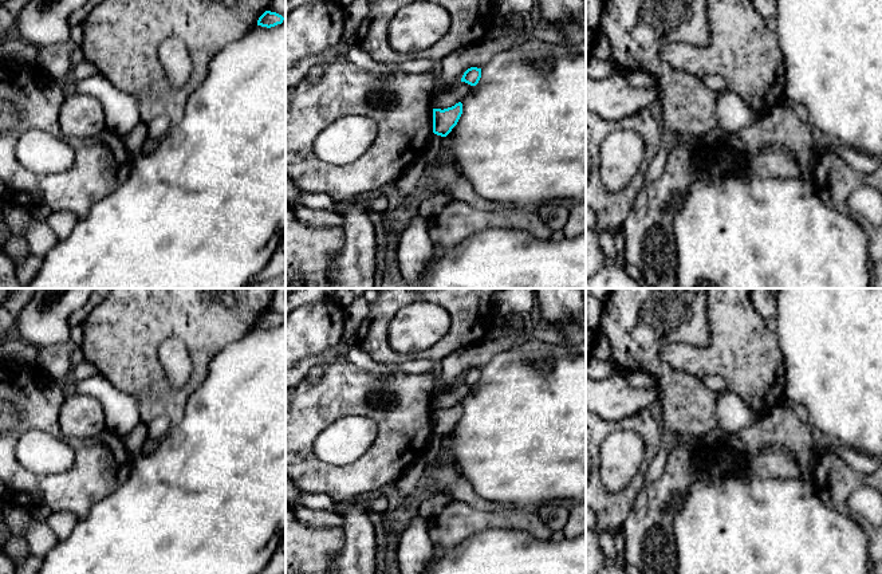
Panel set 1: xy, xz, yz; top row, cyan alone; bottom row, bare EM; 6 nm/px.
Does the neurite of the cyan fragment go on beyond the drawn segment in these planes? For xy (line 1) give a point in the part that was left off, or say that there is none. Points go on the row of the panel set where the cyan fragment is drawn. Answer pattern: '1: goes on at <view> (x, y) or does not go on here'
1: does not go on here

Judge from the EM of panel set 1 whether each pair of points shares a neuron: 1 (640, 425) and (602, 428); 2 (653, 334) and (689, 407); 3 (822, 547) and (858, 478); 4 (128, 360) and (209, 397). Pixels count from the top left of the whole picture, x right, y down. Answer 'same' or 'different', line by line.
1: same
2: same
3: different
4: different

